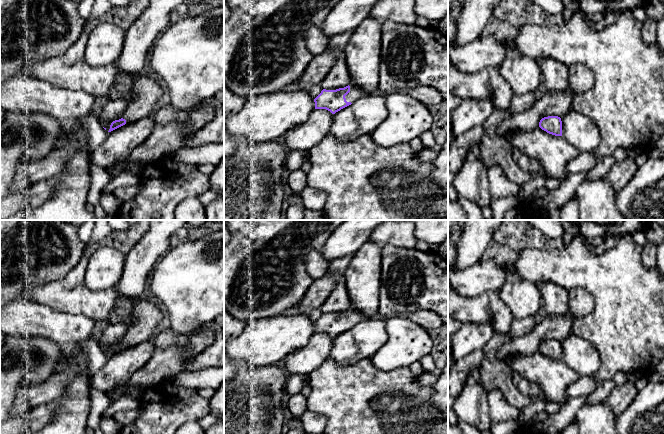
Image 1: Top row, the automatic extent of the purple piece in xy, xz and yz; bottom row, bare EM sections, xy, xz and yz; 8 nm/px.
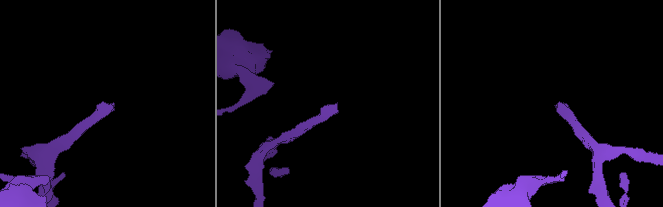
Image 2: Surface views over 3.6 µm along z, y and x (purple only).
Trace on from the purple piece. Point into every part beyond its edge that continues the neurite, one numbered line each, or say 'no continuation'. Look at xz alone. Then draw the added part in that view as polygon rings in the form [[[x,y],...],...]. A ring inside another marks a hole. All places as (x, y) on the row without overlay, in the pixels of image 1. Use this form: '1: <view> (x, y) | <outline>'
1: xz (356, 316) | [[[349,308],[350,316],[345,320],[347,326],[354,327],[360,321],[364,320],[363,314],[354,308]]]

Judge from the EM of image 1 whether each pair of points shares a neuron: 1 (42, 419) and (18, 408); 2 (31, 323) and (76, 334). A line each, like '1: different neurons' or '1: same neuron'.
1: different neurons
2: same neuron

